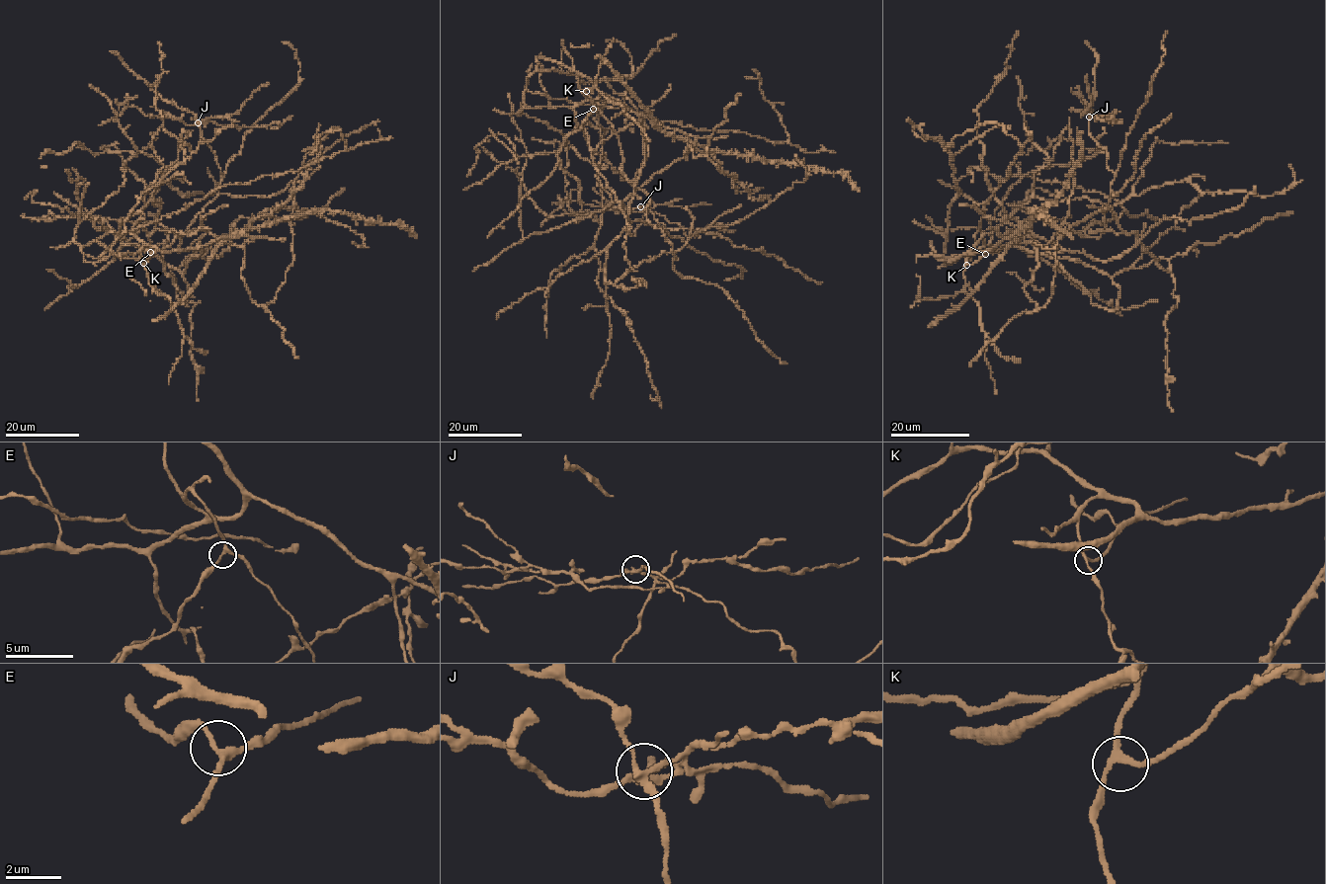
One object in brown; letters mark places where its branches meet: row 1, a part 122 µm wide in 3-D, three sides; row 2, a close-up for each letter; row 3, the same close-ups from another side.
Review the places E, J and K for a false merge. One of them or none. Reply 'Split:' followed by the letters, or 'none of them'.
Split: J

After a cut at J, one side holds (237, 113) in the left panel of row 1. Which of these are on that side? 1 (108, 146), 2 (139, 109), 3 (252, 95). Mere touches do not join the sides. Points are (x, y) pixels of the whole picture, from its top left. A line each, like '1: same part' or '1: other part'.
1: other part
2: same part
3: same part

